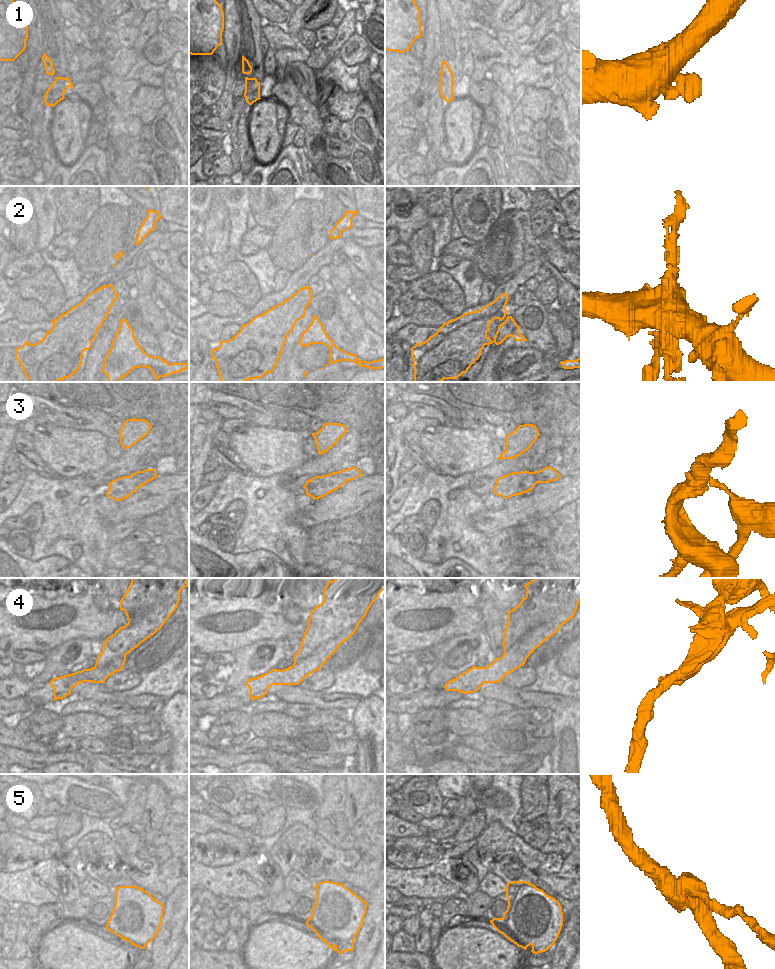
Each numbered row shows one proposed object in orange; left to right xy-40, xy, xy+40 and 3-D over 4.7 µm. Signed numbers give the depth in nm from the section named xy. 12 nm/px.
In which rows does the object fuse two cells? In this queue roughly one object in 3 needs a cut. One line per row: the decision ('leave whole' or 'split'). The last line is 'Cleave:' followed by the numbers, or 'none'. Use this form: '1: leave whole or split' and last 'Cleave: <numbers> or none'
1: leave whole
2: split
3: split
4: split
5: split
Cleave: 2, 3, 4, 5

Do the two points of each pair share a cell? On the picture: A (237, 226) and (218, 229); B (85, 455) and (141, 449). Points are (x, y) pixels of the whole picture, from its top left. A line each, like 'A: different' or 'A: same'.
A: different
B: different

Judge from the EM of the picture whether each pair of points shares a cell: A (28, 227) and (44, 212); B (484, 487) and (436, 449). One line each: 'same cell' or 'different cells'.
A: different cells
B: different cells

